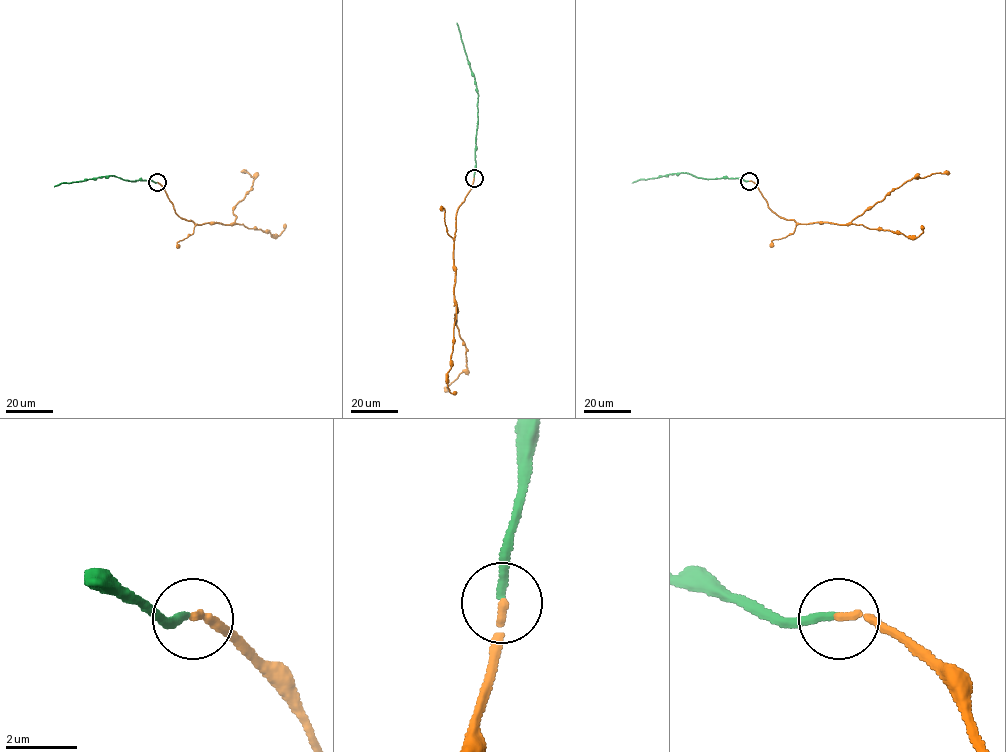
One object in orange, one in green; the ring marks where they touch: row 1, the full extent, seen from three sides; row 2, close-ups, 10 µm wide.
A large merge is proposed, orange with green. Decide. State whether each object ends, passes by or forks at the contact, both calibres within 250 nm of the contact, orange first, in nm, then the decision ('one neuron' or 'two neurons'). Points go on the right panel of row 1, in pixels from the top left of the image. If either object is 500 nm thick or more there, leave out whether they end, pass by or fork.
orange ends there; green ends there; 190 nm thick on the orange side, 240 nm on the other; two neurons

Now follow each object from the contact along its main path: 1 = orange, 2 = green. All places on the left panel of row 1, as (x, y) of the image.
1: (157, 183), (182, 218), (197, 224), (232, 224), (235, 206), (251, 189), (256, 177), (244, 171)
2: (157, 182), (109, 176), (54, 187)

